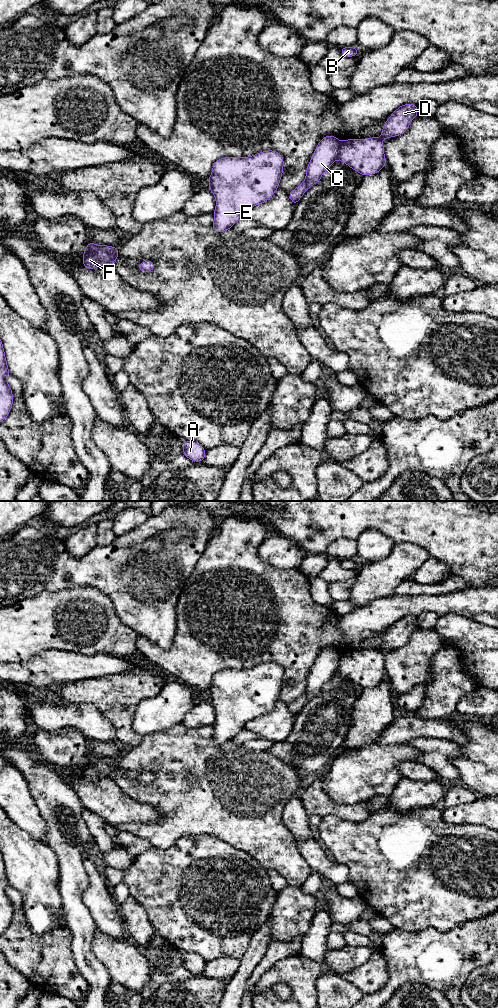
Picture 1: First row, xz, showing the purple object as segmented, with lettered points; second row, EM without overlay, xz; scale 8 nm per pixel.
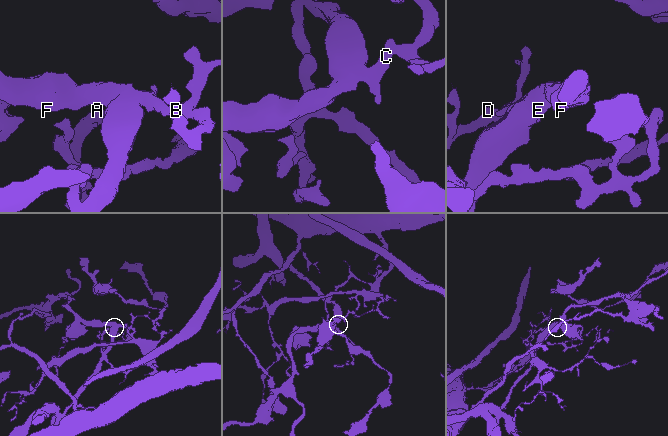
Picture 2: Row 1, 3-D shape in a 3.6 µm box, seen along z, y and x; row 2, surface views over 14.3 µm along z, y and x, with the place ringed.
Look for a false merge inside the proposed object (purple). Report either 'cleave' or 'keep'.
cleave

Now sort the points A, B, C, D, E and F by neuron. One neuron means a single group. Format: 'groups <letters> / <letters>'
groups A B D / C E F

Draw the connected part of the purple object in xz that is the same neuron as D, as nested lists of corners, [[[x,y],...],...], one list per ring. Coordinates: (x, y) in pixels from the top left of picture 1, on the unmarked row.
[[[406,615],[398,619],[386,632],[379,650],[346,651],[340,655],[338,671],[362,688],[374,687],[386,677],[382,651],[404,646],[411,633],[418,628],[418,619]]]

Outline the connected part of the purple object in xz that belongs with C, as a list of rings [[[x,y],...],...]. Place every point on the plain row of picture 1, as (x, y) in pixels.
[[[334,647],[325,648],[319,653],[306,680],[305,692],[294,702],[288,704],[294,718],[312,697],[321,692],[323,685],[338,671],[340,655]]]

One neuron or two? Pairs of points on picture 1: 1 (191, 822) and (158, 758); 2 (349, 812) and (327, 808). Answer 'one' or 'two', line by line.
1: one
2: one

